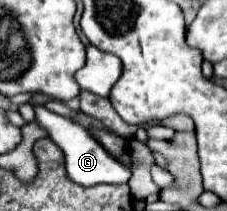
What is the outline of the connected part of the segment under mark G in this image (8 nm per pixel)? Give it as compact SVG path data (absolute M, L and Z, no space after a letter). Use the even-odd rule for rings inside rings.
M34 105L34 111L36 111L36 123L44 127L48 131L48 137L64 151L66 173L74 183L82 187L90 187L90 185L94 187L96 183L126 183L128 181L130 169L122 165L118 159L114 159L82 125L48 111L44 105Z

